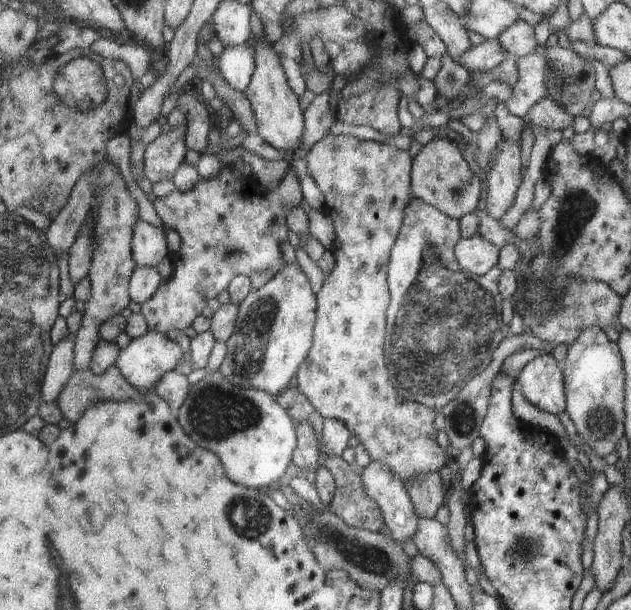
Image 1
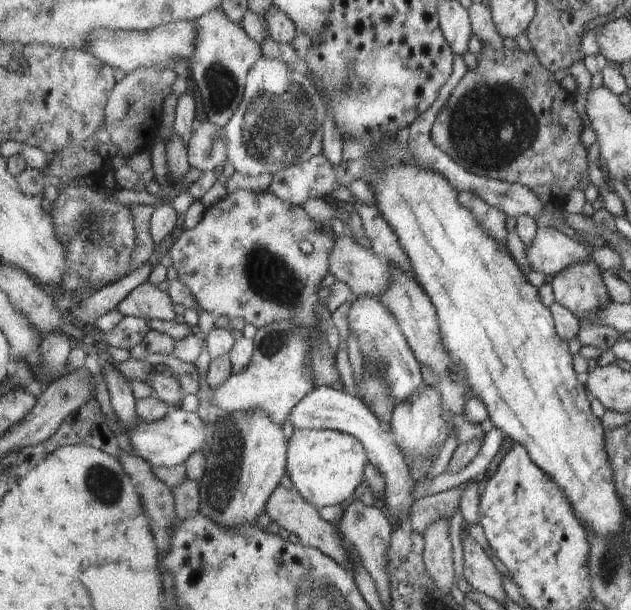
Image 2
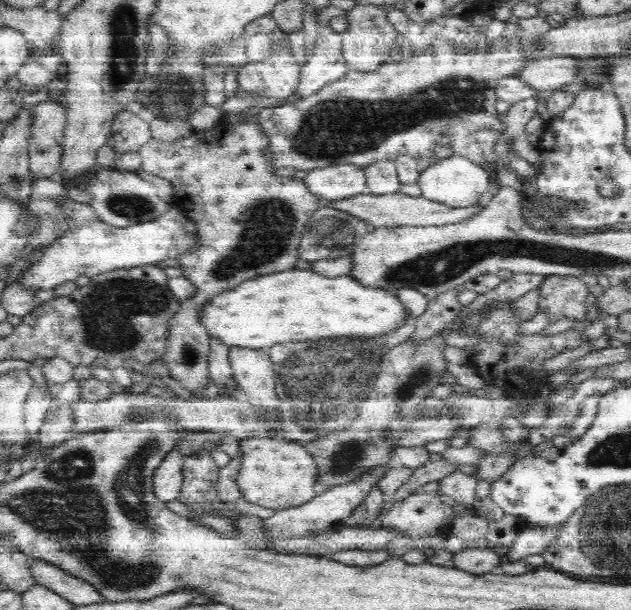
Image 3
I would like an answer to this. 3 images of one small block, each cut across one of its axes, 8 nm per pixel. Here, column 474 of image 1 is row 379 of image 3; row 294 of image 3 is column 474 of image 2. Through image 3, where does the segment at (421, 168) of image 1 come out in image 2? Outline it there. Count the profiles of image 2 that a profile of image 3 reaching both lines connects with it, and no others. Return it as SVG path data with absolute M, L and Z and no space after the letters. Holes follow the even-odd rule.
M468 191L458 192L459 203L464 205L464 208L469 208L475 213L479 223L484 227L484 230L500 242L501 245L505 246L506 235L506 217L500 209L494 208L489 205L487 201L482 200L475 193Z

